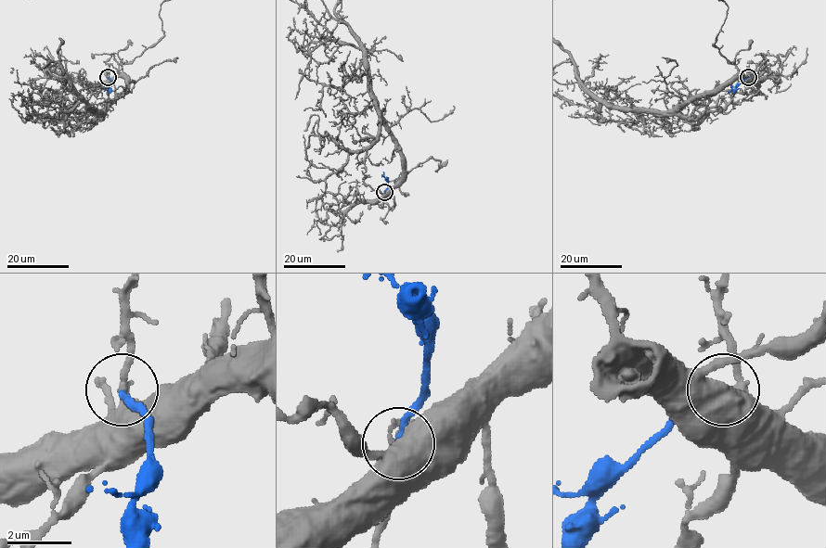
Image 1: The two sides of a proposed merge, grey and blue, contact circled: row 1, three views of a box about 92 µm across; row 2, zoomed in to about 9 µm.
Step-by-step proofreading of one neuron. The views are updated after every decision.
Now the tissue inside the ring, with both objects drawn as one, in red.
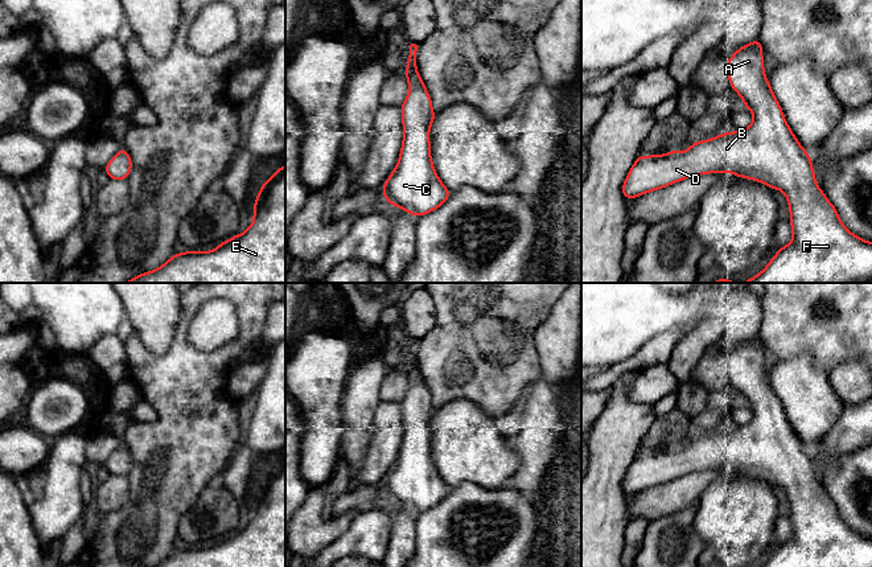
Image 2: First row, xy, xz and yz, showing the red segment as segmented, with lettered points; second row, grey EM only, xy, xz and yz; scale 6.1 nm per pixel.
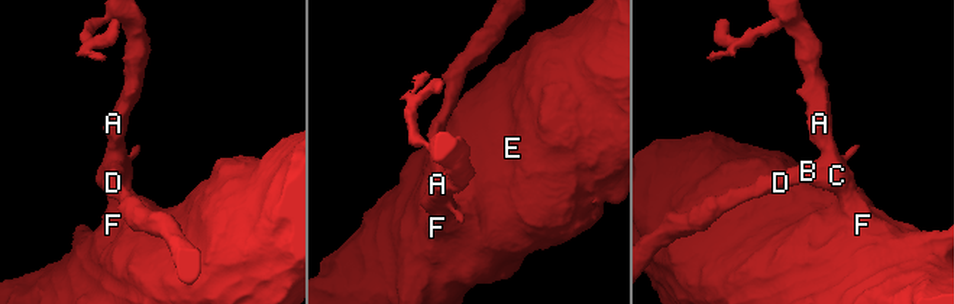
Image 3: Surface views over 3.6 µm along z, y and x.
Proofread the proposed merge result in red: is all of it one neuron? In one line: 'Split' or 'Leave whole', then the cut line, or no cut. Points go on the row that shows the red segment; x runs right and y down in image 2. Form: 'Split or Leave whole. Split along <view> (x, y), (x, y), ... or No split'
Leave whole. No split

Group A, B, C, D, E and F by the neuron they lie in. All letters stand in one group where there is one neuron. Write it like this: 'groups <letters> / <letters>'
groups A B C D E F

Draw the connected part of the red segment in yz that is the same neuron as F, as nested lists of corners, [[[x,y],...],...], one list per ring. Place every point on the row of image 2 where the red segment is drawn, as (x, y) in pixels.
[[[760,38],[741,46],[727,59],[728,81],[753,114],[753,123],[743,131],[725,132],[713,139],[691,143],[684,151],[638,156],[629,170],[622,194],[626,200],[666,188],[692,176],[729,172],[762,182],[785,193],[790,209],[793,239],[780,247],[768,266],[741,283],[872,283],[872,242],[846,229],[835,206],[815,182],[810,153],[799,144],[765,78]]]

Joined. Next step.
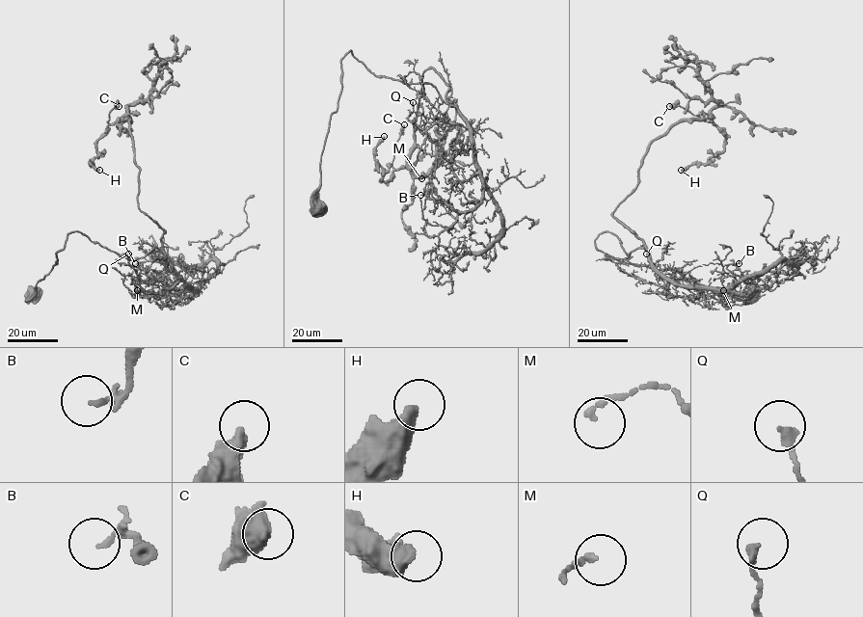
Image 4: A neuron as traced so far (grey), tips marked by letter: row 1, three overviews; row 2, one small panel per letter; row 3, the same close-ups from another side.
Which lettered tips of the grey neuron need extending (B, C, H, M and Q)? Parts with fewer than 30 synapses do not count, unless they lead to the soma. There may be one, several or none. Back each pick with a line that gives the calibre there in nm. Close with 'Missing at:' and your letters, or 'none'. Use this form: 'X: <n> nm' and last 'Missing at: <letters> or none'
Missing at: none

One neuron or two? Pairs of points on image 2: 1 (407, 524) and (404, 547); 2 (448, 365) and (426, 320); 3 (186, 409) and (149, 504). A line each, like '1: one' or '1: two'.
1: one
2: two
3: one

